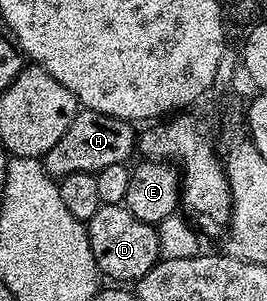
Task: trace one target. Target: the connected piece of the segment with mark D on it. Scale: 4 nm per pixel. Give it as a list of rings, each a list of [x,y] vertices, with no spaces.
[[[124,204],[102,205],[97,215],[85,224],[89,247],[92,248],[100,274],[104,278],[112,277],[115,280],[112,282],[137,283],[161,260],[158,228],[137,219],[137,215],[130,213]]]

